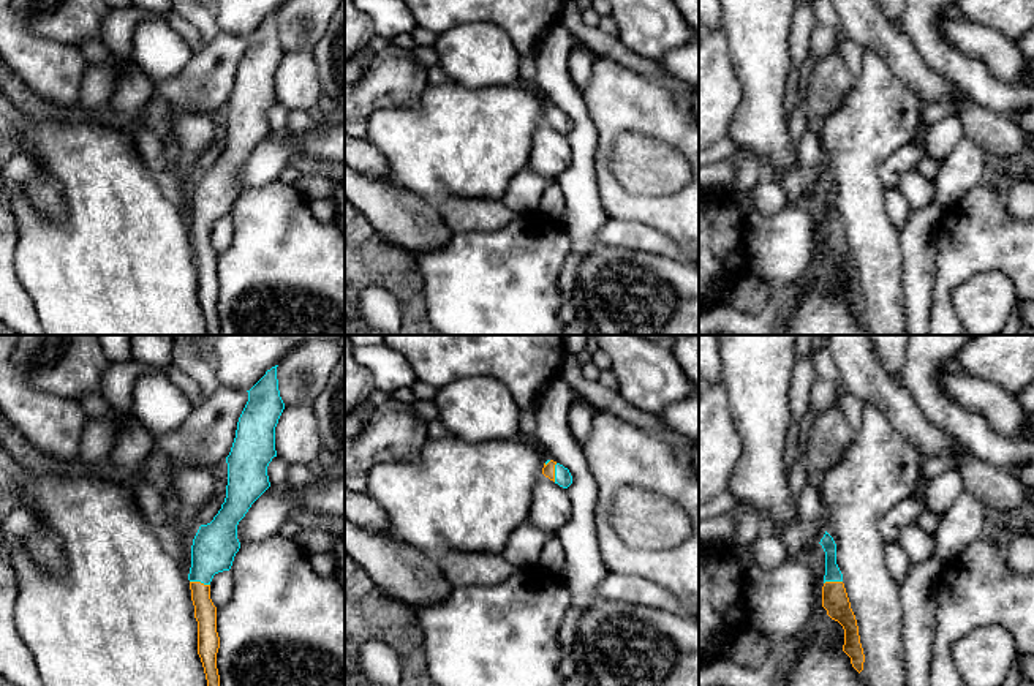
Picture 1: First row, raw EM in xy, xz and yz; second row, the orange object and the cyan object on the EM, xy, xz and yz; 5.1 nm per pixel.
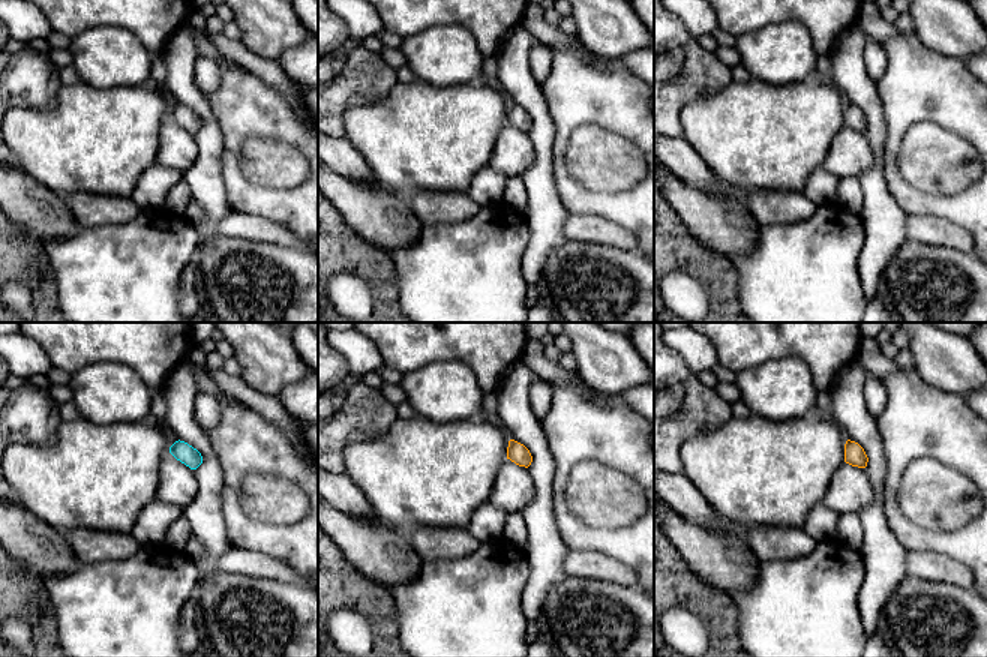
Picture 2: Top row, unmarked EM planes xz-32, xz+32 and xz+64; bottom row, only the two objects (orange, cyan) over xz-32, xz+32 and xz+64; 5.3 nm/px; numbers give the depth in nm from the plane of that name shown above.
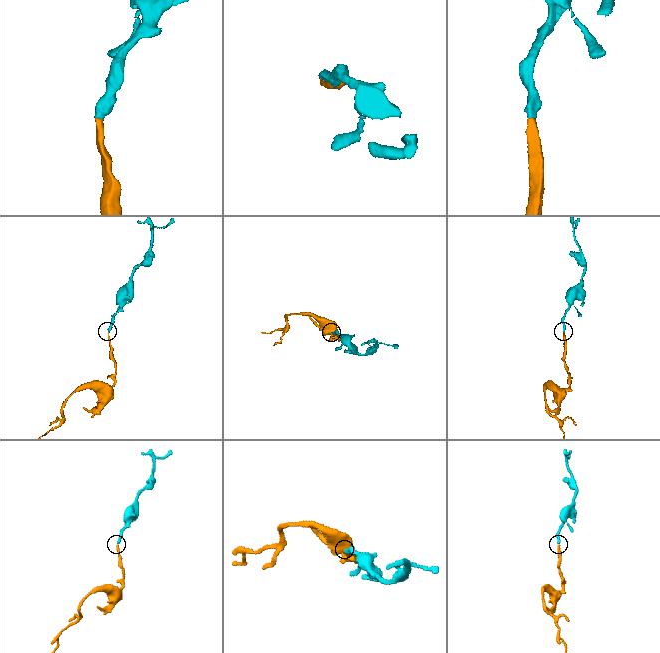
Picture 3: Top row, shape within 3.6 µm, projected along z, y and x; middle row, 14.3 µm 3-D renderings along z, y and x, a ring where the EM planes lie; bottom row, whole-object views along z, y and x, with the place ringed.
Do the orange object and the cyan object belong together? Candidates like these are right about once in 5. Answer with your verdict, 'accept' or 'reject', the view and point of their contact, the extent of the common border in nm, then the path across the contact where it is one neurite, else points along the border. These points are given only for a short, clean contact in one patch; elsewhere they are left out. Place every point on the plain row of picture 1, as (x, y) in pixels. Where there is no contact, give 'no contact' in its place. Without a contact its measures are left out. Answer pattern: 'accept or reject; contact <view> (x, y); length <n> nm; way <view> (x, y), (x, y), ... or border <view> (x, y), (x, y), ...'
accept; contact xy (200, 228); length 110 nm; way xy (204, 256), (200, 228), (204, 209), (215, 190)

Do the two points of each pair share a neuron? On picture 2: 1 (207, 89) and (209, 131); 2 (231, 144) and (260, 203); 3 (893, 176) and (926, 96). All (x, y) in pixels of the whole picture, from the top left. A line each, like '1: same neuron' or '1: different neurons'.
1: different neurons
2: same neuron
3: same neuron

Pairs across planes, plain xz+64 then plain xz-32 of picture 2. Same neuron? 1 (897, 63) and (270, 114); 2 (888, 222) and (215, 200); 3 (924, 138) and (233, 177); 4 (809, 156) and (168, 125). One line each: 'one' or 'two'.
1: one
2: one
3: two
4: two

